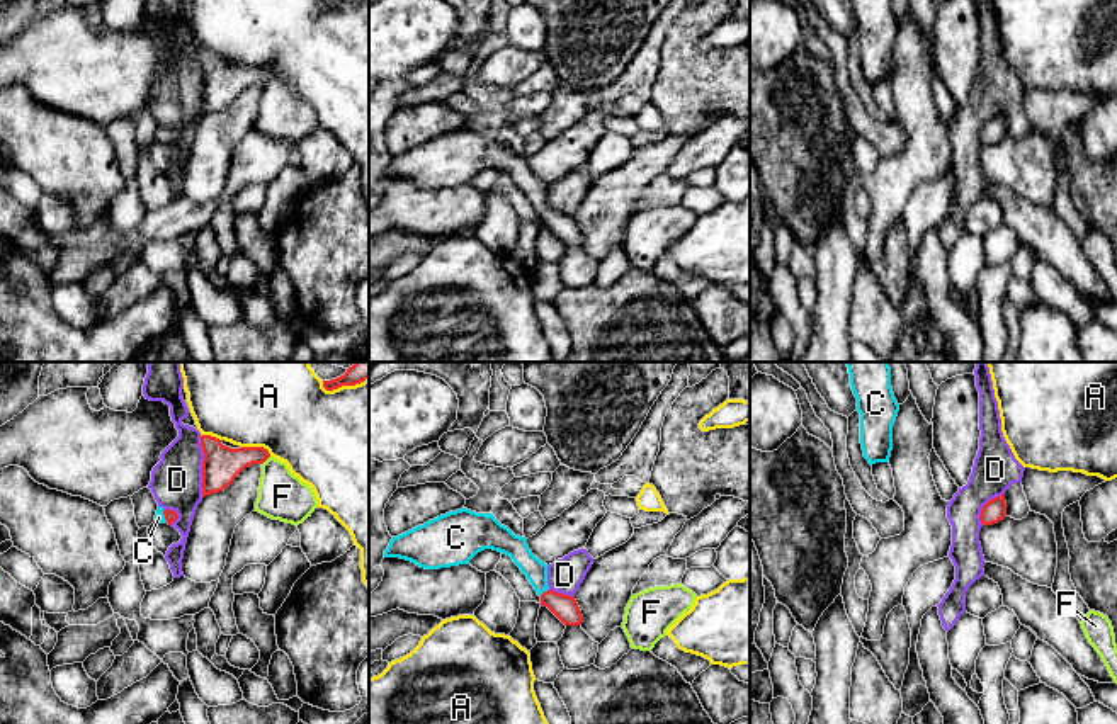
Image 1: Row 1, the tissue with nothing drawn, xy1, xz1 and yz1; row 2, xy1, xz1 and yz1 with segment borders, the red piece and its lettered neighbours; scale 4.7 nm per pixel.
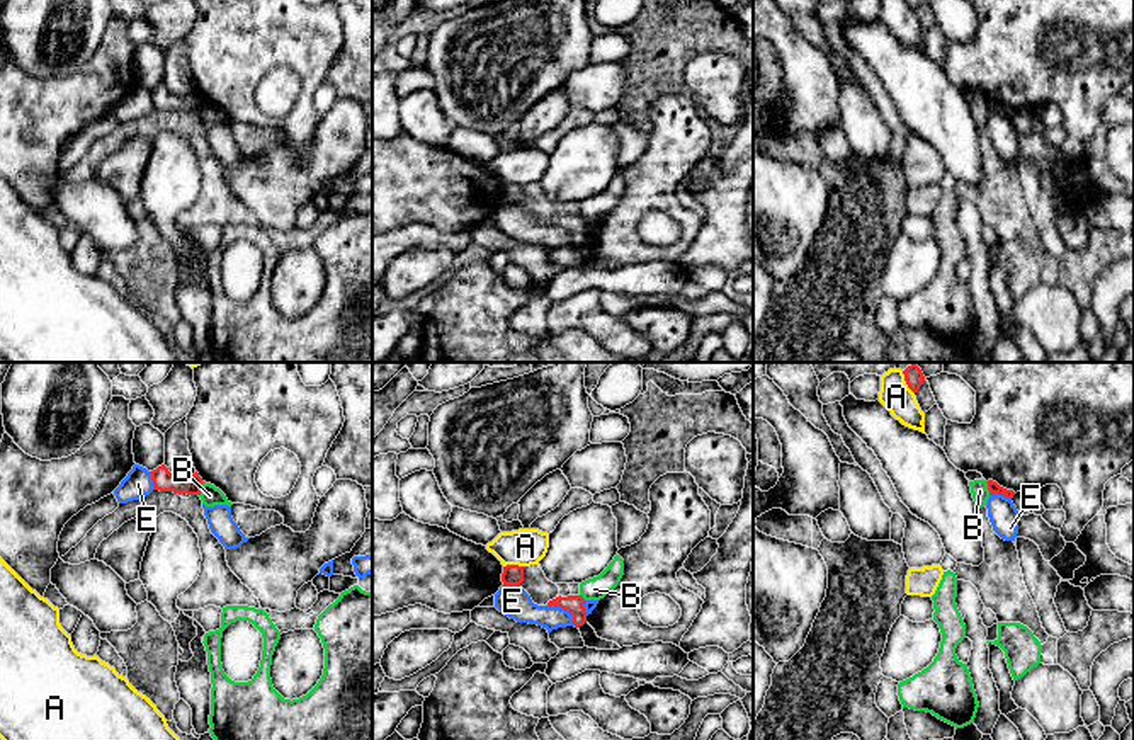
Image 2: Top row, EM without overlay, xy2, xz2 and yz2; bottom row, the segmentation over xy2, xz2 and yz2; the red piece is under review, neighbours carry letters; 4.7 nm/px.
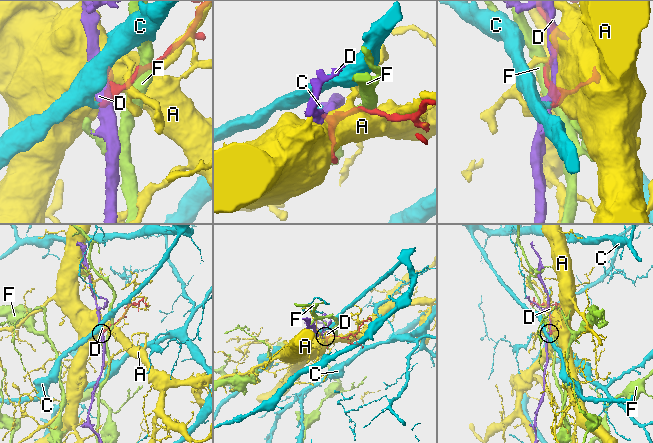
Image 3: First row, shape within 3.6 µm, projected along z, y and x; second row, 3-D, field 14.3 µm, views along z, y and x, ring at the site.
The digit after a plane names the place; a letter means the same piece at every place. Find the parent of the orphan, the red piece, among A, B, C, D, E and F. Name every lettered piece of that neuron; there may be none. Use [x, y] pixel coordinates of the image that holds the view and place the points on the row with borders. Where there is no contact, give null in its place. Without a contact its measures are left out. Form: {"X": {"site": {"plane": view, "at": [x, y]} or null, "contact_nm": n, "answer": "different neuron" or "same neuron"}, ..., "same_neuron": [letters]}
{"A": {"site": {"plane": "xy1", "at": [257, 447]}, "contact_nm": 160, "answer": "different neuron"}, "B": {"site": {"plane": "xy2", "at": [201, 489]}, "contact_nm": 80, "answer": "different neuron"}, "C": {"site": {"plane": "xz1", "at": [544, 592]}, "contact_nm": 60, "answer": "same neuron"}, "D": {"site": {"plane": "xy1", "at": [203, 466]}, "contact_nm": 300, "answer": "different neuron"}, "E": {"site": {"plane": "xz2", "at": [565, 609]}, "contact_nm": 170, "answer": "different neuron"}, "F": {"site": {"plane": "xy1", "at": [266, 459]}, "contact_nm": 60, "answer": "different neuron"}, "same_neuron": ["C"]}

